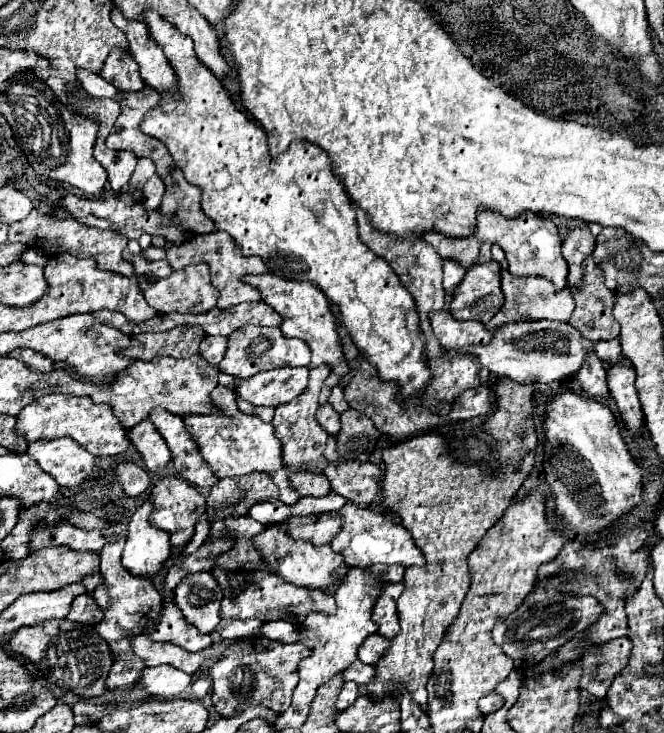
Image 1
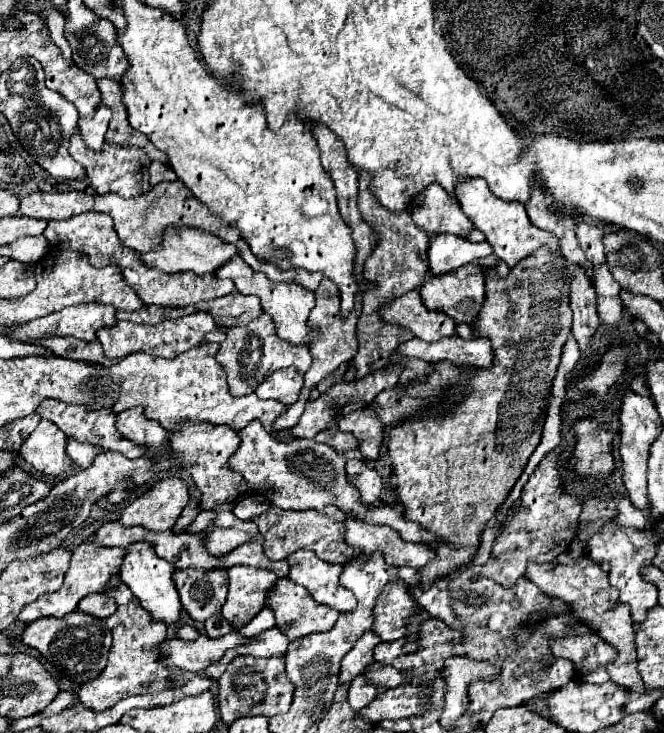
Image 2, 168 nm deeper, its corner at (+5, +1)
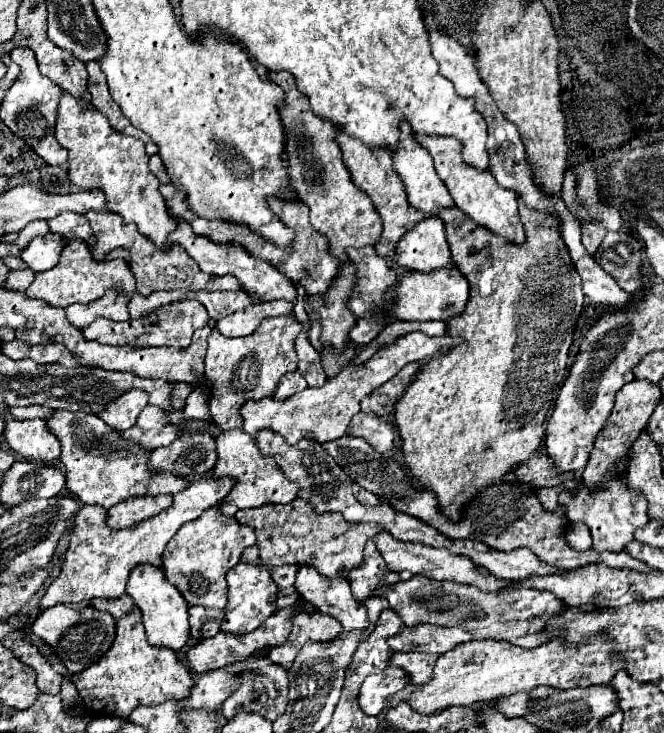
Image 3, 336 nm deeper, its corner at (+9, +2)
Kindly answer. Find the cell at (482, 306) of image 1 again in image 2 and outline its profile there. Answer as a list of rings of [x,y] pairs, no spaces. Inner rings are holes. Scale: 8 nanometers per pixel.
[[[465,265],[453,273],[427,277],[419,289],[421,301],[431,311],[445,311],[455,323],[473,323],[485,301],[485,269],[481,265]]]

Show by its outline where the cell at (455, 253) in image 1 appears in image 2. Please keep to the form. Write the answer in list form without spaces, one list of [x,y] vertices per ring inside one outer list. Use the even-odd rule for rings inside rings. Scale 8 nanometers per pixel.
[[[429,185],[423,193],[417,195],[417,209],[411,209],[413,221],[425,233],[451,233],[467,235],[473,229],[473,223],[461,211],[457,199],[449,197],[441,185]]]

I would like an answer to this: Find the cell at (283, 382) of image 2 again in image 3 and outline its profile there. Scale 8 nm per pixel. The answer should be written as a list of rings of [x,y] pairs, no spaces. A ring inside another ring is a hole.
[[[289,372],[289,374],[285,374],[281,380],[279,380],[279,384],[277,384],[277,388],[275,388],[275,392],[273,392],[273,398],[275,400],[285,400],[285,398],[291,398],[293,394],[297,394],[297,392],[301,392],[301,390],[305,390],[307,388],[307,382],[305,382],[305,378],[301,376],[301,372]]]

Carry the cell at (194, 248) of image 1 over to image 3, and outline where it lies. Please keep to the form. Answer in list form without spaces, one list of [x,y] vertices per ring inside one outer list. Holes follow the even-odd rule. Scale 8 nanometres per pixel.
[[[67,92],[61,94],[55,138],[63,148],[69,150],[67,166],[69,178],[75,186],[85,191],[103,190],[109,200],[111,212],[123,216],[127,224],[137,224],[139,234],[153,240],[157,248],[167,244],[167,236],[177,228],[177,220],[167,214],[165,200],[159,192],[159,180],[151,174],[147,166],[149,156],[145,154],[145,146],[141,140],[115,132],[101,112],[97,112],[93,106],[81,108],[77,100],[73,100]],[[135,150],[139,150],[139,158]]]

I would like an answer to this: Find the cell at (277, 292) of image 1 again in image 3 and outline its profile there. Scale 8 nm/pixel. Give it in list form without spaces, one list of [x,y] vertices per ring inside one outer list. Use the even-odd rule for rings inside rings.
[[[179,220],[179,226],[177,230],[169,236],[171,242],[177,242],[181,244],[189,256],[199,264],[199,268],[207,274],[215,274],[215,276],[225,276],[225,274],[231,274],[235,276],[239,282],[241,282],[241,288],[243,292],[247,294],[255,294],[259,296],[261,300],[287,300],[287,302],[293,302],[297,298],[297,288],[295,284],[287,278],[287,276],[281,276],[281,272],[277,272],[267,260],[257,260],[253,256],[249,256],[245,252],[245,248],[241,246],[229,246],[229,244],[215,244],[211,242],[209,238],[205,236],[199,236],[191,230],[191,226],[185,222],[185,220]]]

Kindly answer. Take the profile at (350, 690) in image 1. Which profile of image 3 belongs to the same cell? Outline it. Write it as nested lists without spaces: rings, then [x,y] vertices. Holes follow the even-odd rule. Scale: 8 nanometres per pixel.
[[[389,666],[383,672],[367,676],[365,682],[361,684],[359,698],[357,698],[361,710],[369,716],[377,716],[383,710],[385,698],[389,694],[401,690],[407,682],[409,682],[409,678],[405,676],[405,672],[395,666]]]

